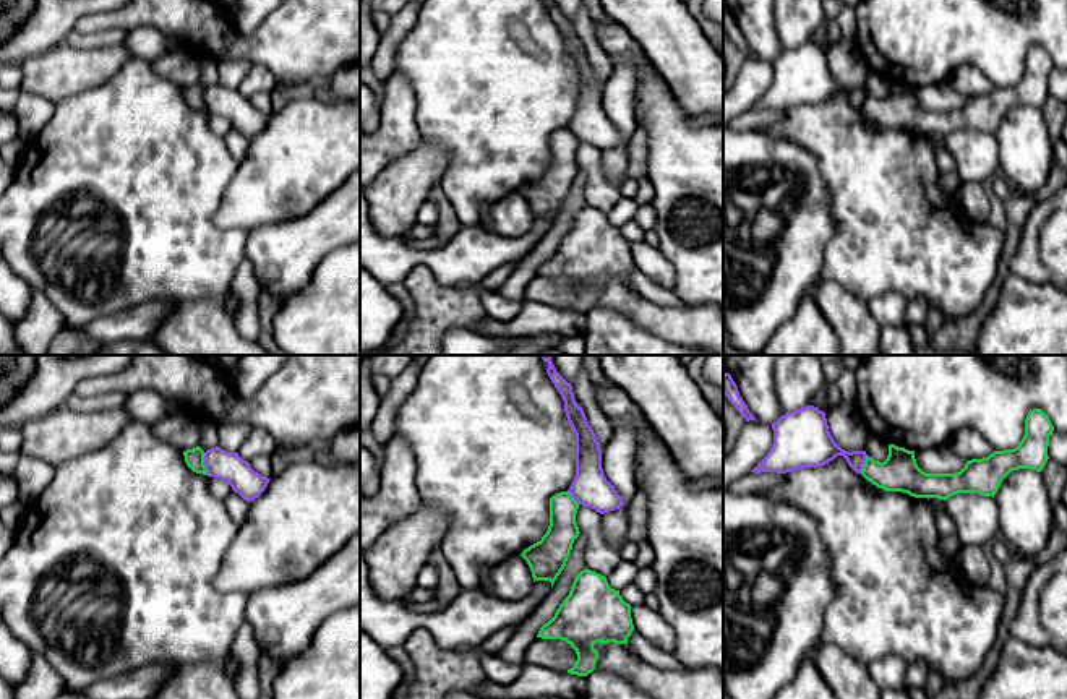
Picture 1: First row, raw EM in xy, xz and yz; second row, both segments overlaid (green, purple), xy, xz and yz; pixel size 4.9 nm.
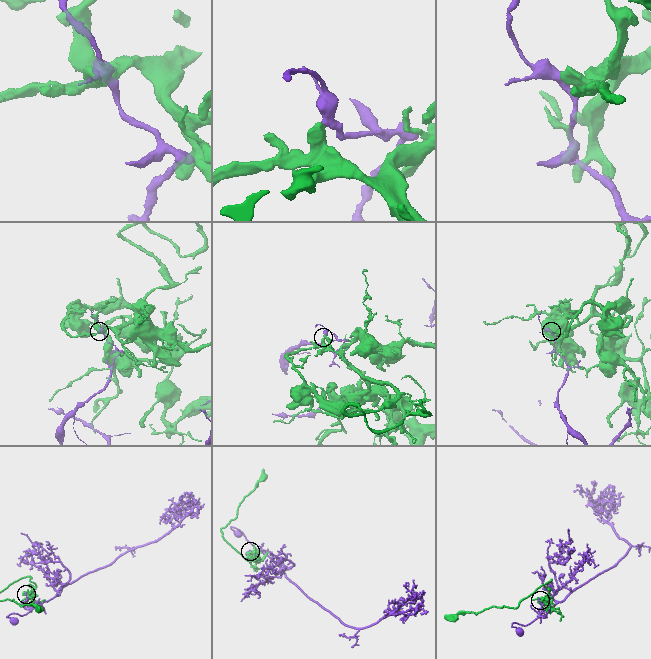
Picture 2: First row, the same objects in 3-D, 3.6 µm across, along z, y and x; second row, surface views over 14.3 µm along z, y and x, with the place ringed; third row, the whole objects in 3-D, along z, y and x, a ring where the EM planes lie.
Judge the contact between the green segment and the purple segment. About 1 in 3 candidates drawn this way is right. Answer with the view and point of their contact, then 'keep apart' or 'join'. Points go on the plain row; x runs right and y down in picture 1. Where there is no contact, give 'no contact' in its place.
contact xy (203, 101); keep apart

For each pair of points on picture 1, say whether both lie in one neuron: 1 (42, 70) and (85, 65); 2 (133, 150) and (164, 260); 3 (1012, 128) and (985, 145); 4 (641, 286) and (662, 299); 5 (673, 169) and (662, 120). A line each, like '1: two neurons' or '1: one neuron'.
1: one neuron
2: one neuron
3: two neurons
4: one neuron
5: one neuron

